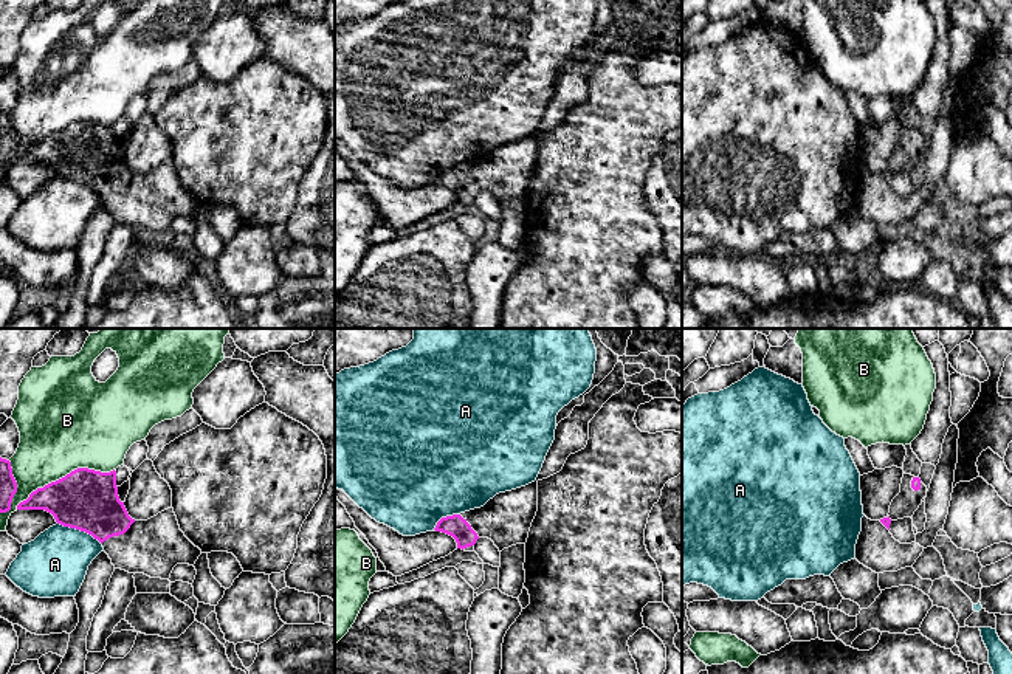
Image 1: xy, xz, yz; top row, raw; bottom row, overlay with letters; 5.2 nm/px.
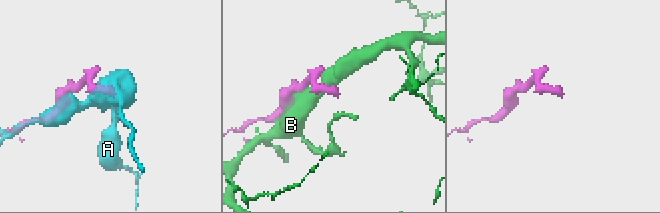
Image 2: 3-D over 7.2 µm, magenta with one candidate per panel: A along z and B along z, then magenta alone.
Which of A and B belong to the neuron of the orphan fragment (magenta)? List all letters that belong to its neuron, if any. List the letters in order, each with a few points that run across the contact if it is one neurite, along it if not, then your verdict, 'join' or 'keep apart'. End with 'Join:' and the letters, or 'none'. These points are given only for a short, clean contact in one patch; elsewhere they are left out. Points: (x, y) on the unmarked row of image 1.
A: keep apart
B: keep apart
Join: none

